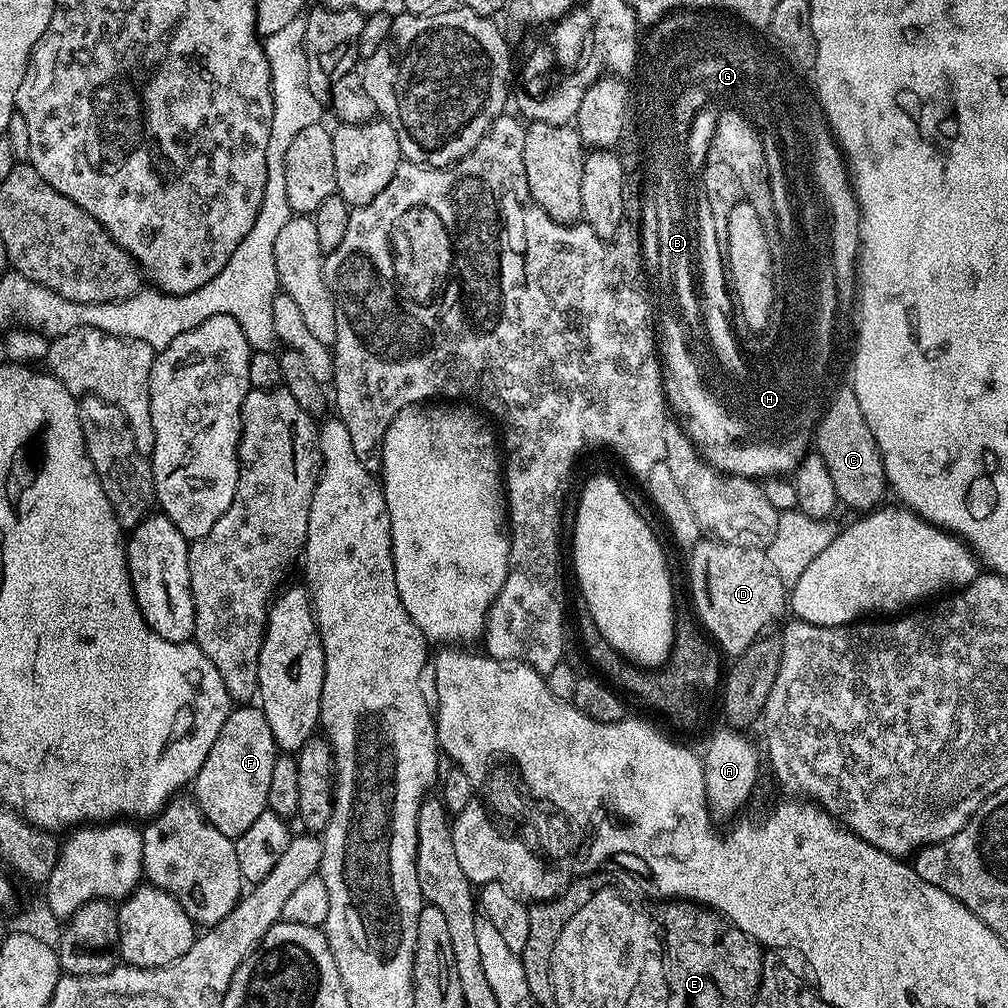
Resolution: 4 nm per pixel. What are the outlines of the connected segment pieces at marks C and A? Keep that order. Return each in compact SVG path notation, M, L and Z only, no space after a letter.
M838 388L836 396L824 409L816 427L815 451L826 462L826 470L830 470L837 501L843 507L845 504L848 508L857 508L857 513L867 513L883 501L880 499L886 493L884 463L874 442L874 434L870 434L870 426L866 426L866 418L862 418L862 406L858 406L858 398L850 388Z
M729 726L721 727L709 738L708 749L702 752L706 798L713 817L720 819L721 816L722 819L731 821L741 811L739 808L751 798L752 791L756 788L762 752L761 749L760 752L756 749L756 744L750 737L743 736L746 735L743 731Z

